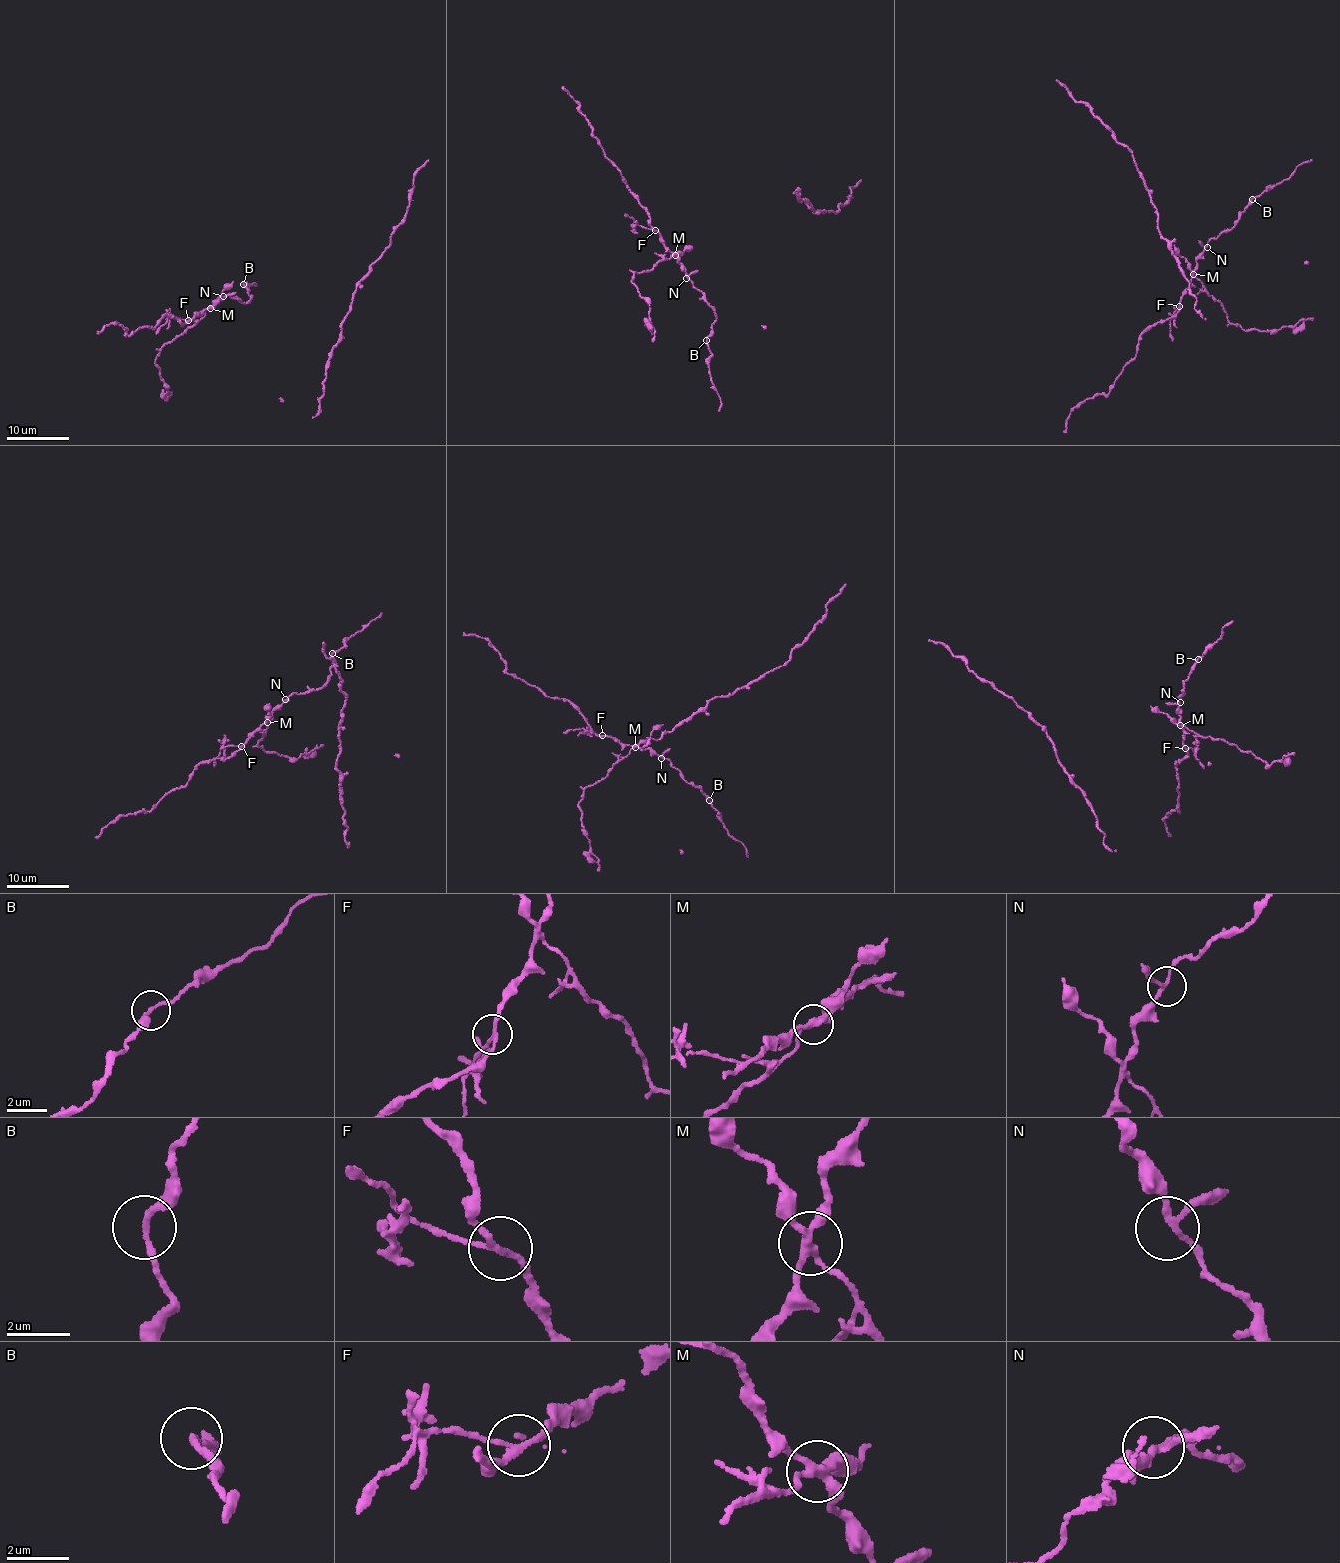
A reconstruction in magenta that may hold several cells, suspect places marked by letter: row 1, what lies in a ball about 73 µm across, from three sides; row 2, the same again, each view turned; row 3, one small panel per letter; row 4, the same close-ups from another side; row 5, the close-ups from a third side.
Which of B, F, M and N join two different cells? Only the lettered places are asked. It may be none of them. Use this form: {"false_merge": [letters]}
{"false_merge": ["F", "M"]}

